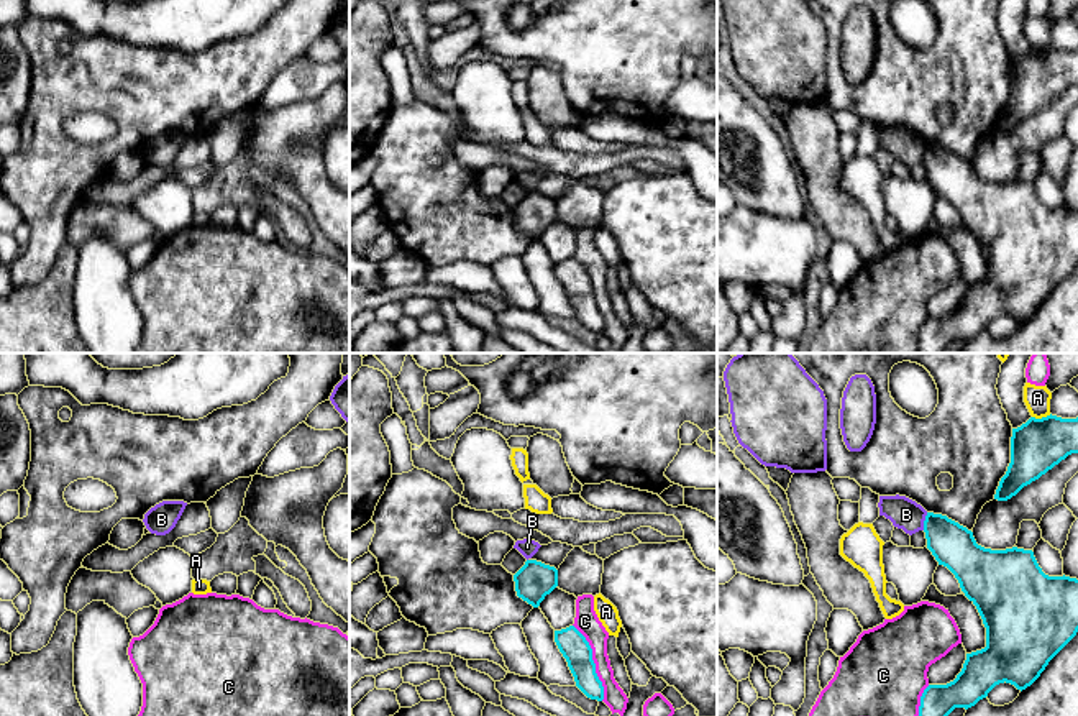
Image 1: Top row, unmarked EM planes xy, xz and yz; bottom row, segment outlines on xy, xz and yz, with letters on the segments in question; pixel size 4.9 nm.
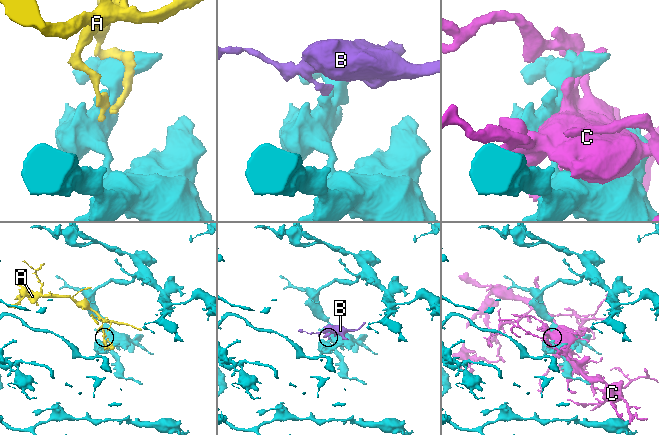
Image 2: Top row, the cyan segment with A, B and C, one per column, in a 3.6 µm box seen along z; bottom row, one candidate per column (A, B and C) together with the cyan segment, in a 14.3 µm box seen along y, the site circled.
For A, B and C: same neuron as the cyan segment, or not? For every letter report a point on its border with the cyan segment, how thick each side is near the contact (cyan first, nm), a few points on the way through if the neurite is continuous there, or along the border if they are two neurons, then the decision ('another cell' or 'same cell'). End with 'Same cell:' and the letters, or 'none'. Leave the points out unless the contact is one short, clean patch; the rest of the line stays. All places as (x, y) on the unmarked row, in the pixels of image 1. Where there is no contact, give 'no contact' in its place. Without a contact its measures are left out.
A: yz (1042, 50) | 260/130 nm | another cell
B: yz (924, 153) | 220/150 nm | another cell
C: xz (593, 294) | 140/120 nm | another cell
Same cell: none

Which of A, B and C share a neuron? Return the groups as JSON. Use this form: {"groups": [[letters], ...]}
{"groups": [["A"], ["B"], ["C"]]}

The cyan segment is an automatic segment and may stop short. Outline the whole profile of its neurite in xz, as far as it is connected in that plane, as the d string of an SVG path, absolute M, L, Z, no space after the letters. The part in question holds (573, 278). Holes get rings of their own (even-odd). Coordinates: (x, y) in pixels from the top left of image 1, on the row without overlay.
M569 258L566 261L555 263L555 274L568 294L576 319L587 330L602 333L604 319L596 305L592 281L586 269L574 258Z

